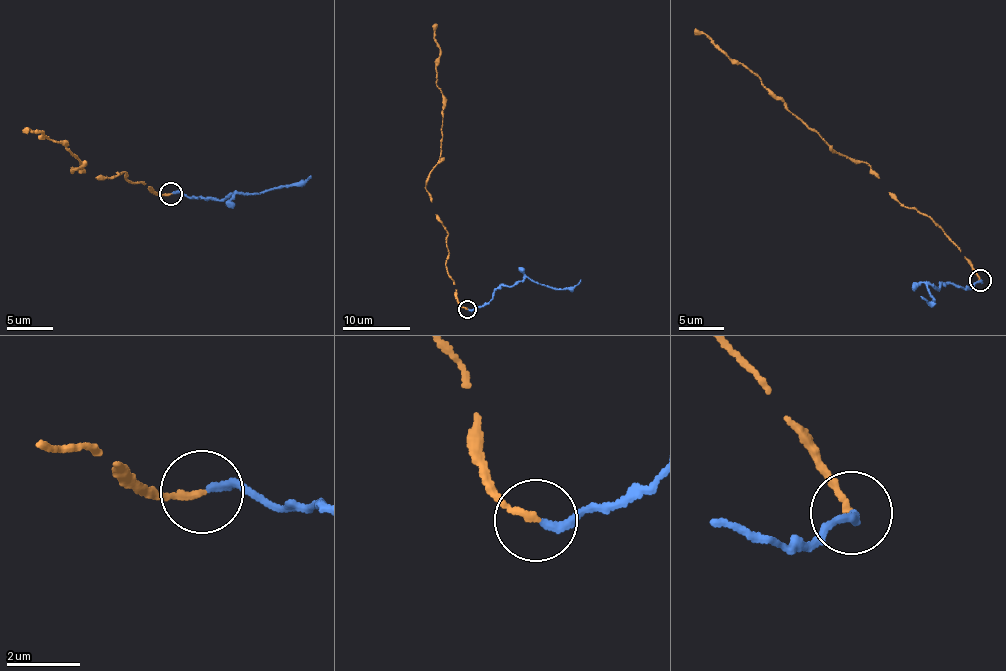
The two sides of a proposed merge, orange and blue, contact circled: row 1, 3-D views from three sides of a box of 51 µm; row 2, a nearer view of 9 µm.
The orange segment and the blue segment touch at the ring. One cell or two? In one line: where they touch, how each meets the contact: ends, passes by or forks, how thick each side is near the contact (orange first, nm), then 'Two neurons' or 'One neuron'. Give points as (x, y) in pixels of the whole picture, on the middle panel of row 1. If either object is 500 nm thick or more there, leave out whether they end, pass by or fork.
Place: (467, 309). At the ring orange ends. At the ring blue ends. Thickness 180 nm (orange) against 220 nm. Two neurons

